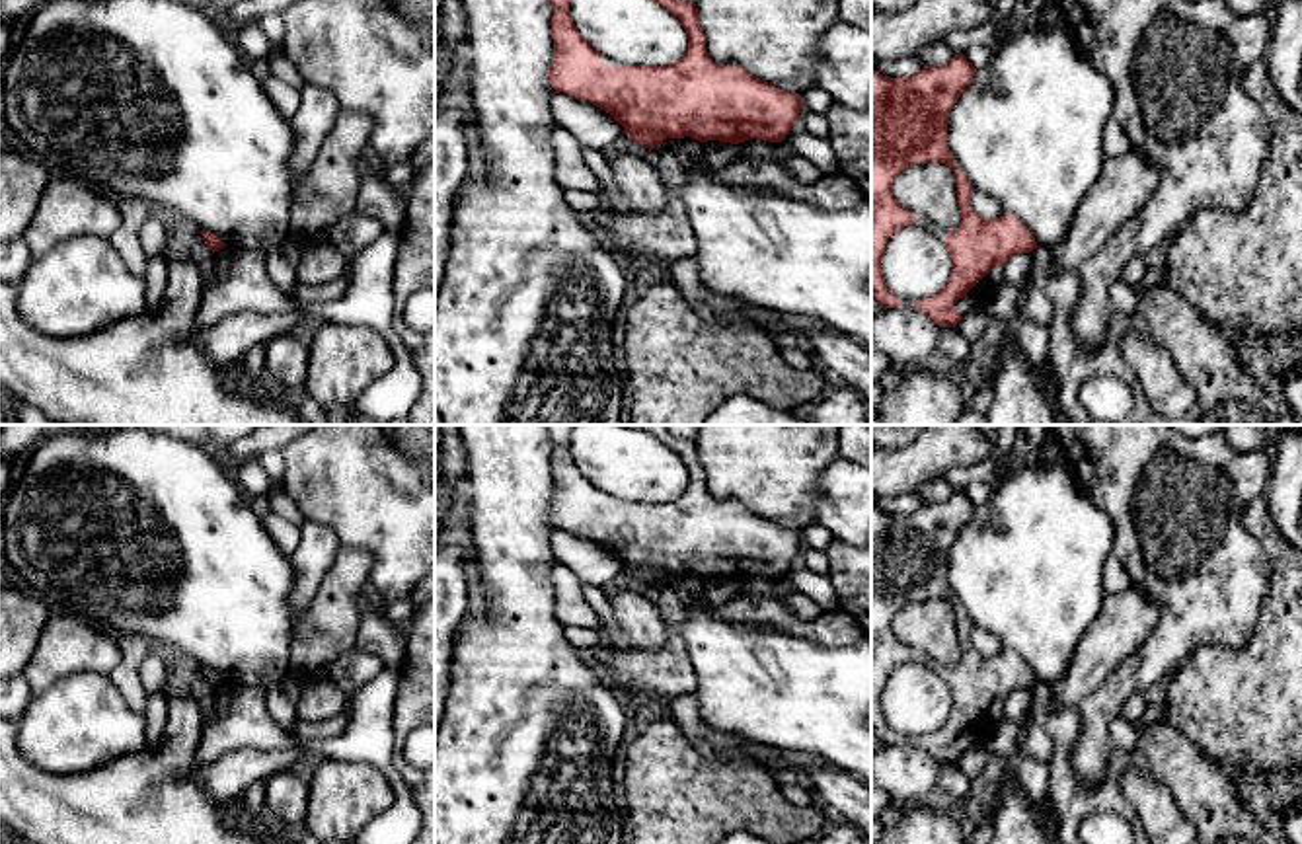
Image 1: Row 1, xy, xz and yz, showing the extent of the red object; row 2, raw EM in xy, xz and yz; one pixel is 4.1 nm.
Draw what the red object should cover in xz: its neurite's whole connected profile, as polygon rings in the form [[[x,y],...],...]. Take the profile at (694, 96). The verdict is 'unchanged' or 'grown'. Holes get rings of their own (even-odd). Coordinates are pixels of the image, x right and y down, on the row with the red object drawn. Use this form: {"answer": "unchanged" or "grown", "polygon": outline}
{"answer": "unchanged", "polygon": [[[552,0],[550,86],[604,109],[649,152],[665,138],[684,136],[782,142],[803,109],[799,94],[780,90],[741,64],[715,64],[694,2],[657,0],[688,33],[686,53],[669,66],[608,66],[604,55],[581,37],[569,2]]]}

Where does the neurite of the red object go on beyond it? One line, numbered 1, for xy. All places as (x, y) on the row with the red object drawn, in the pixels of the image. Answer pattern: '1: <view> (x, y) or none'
1: none

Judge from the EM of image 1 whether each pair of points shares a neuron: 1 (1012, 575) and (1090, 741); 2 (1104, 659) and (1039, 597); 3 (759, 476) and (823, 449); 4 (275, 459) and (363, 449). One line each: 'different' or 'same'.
1: different
2: different
3: same
4: different

